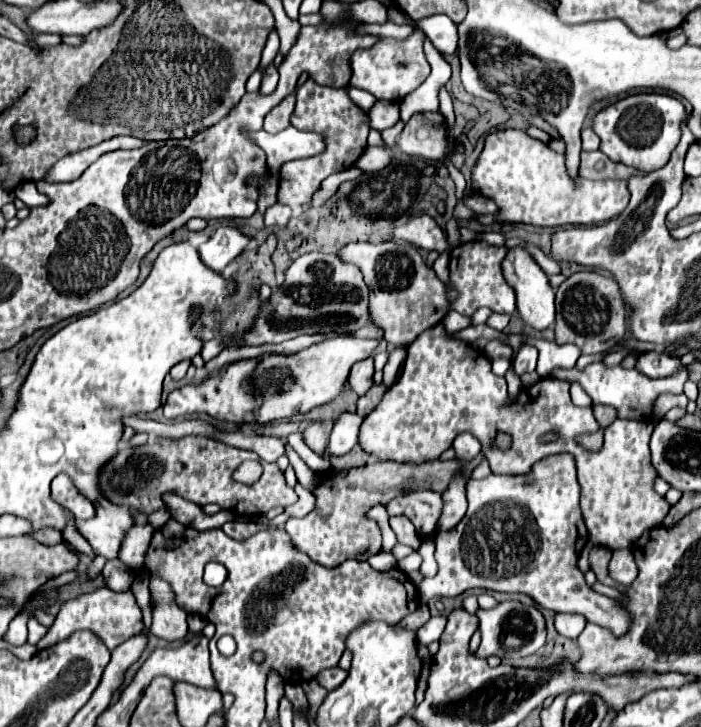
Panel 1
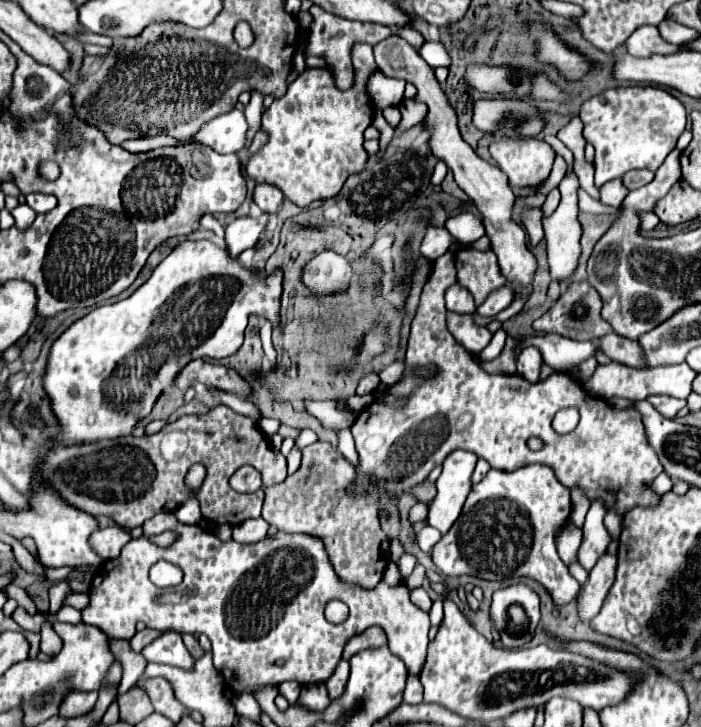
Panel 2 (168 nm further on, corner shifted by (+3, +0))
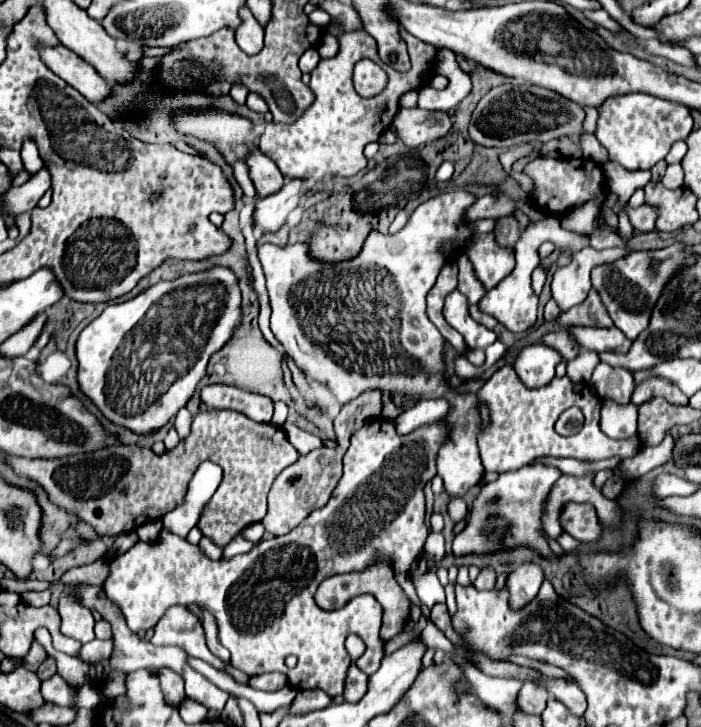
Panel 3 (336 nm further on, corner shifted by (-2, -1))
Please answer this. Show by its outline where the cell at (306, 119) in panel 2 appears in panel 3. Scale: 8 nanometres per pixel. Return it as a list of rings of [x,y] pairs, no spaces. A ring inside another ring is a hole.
[[[403,28],[401,32],[403,38],[407,40],[409,54],[413,58],[411,72],[401,74],[389,68],[387,64],[381,64],[377,54],[377,44],[365,30],[339,36],[339,46],[341,46],[339,54],[335,58],[321,60],[317,68],[311,72],[309,88],[315,94],[313,104],[291,124],[275,124],[275,122],[265,124],[265,132],[259,138],[259,150],[277,164],[283,176],[321,182],[325,176],[351,178],[367,168],[367,158],[363,154],[363,148],[369,142],[377,142],[379,134],[391,126],[391,116],[395,116],[395,112],[399,110],[397,104],[399,96],[419,86],[419,74],[431,70],[431,62],[435,56],[435,46],[417,40],[415,36],[407,34]],[[361,58],[373,60],[389,76],[387,88],[372,98],[363,98],[353,90],[351,72],[355,62],[359,62]]]

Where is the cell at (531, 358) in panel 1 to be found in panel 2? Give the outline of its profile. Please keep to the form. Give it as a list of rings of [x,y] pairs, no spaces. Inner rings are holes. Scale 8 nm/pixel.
[[[524,347],[518,355],[518,375],[528,379],[530,383],[536,383],[540,379],[540,369],[542,369],[542,353],[538,347]]]

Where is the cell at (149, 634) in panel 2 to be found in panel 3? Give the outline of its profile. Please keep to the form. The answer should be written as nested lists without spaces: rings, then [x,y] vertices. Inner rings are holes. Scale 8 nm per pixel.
[[[169,608],[167,616],[163,616],[163,620],[159,620],[159,624],[155,626],[149,642],[163,646],[181,646],[189,656],[201,658],[217,670],[225,668],[225,664],[207,648],[199,618],[187,608]]]

